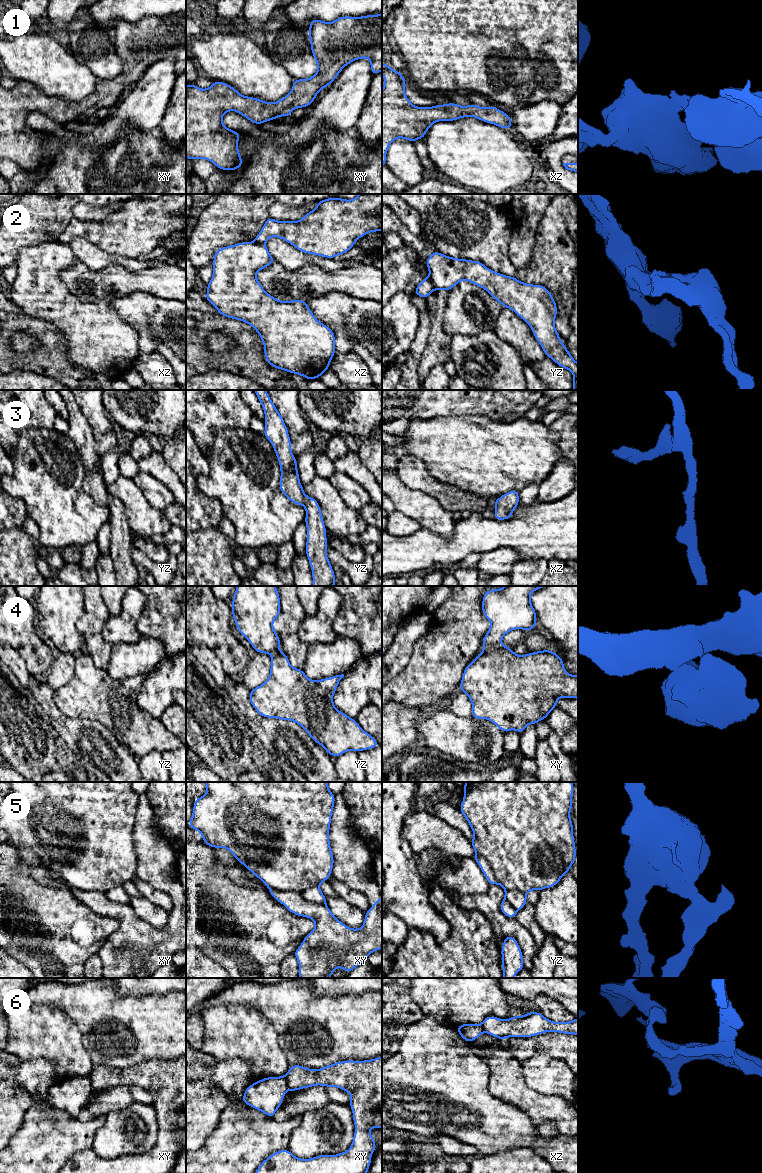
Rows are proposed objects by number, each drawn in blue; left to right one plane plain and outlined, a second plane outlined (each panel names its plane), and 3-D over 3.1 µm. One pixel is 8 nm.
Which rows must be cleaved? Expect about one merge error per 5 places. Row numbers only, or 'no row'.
2, 4, 5, 6

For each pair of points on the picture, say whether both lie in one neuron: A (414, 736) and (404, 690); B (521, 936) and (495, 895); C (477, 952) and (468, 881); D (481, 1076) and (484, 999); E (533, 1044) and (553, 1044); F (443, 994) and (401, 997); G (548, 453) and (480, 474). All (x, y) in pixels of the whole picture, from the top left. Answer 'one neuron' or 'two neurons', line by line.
A: two neurons
B: one neuron
C: two neurons
D: two neurons
E: one neuron
F: two neurons
G: one neuron

